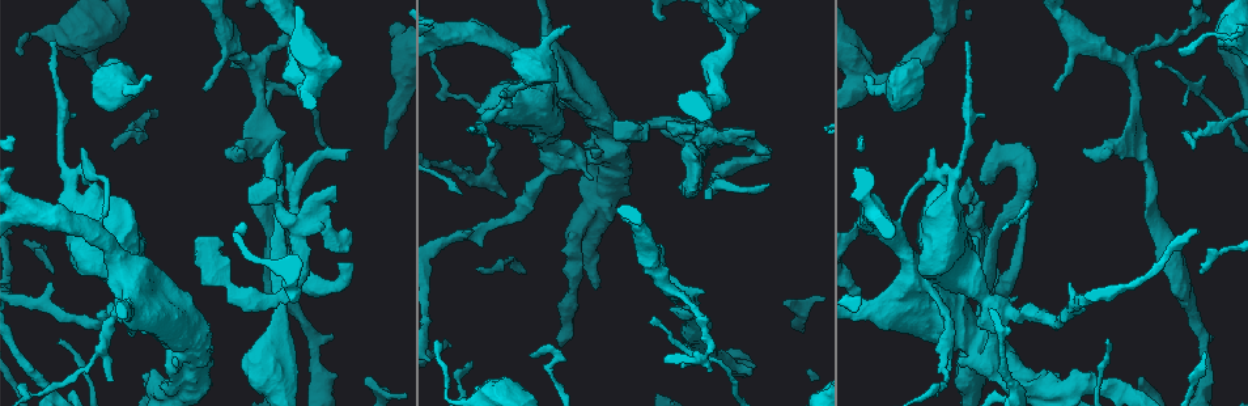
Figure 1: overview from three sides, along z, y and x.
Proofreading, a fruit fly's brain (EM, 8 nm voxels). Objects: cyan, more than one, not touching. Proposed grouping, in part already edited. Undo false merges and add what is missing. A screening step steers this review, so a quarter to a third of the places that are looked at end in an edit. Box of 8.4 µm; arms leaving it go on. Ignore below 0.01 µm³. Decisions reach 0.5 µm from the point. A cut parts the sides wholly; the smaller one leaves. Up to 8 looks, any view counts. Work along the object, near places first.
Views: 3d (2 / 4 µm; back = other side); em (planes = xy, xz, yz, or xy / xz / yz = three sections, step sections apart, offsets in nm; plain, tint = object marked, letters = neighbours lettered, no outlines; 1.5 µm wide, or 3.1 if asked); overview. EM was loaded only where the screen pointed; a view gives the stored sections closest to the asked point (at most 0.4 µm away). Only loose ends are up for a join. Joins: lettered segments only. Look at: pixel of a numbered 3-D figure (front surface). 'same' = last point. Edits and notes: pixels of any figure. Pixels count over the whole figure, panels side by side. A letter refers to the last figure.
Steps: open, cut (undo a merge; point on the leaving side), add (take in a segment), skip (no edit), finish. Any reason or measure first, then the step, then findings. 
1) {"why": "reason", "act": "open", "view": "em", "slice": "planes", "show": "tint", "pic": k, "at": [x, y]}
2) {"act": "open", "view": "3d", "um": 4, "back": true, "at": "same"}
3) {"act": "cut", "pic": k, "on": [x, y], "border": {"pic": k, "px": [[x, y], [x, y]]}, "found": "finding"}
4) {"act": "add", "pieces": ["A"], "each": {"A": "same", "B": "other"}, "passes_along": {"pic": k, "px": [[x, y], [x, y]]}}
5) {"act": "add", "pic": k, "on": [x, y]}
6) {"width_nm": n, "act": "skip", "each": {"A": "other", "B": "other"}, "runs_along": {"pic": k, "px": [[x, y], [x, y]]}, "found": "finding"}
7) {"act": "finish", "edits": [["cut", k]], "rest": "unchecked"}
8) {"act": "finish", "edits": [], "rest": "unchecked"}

{"why": "branch stops here", "act": "open", "view": "3d", "um": 2, "pic": 1, "at": [333, 337]}

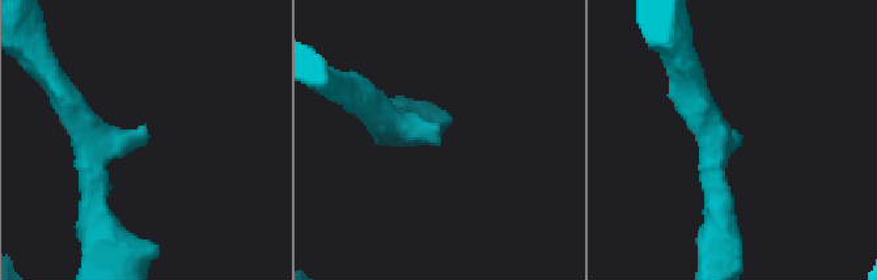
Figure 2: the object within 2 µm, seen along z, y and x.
{"arm_widths_nm": [220, 240], "why": "shape alone is not enough", "act": "open", "view": "em", "slice": "planes", "show": "tint", "pic": 2, "at": [146, 132]}

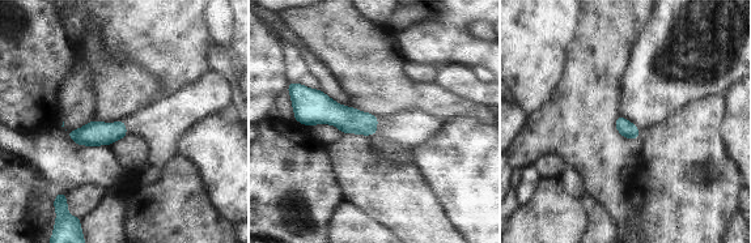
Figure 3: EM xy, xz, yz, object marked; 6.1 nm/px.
{"why": "what lies round it", "act": "open", "view": "em", "slice": "planes", "show": "letters", "at": "same"}

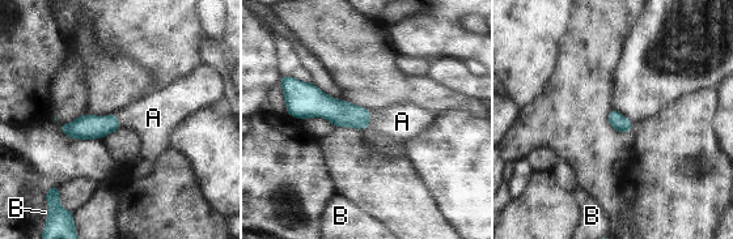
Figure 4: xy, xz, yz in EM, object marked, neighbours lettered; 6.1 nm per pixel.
{"act": "add", "pieces": ["A"], "each": {"A": "same", "B": "other"}, "passes_along": {"pic": 4, "px": [[339, 112], [368, 119], [402, 122]]}, "found": "the cell continues"}

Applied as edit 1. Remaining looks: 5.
{"act": "open", "view": "overview"}

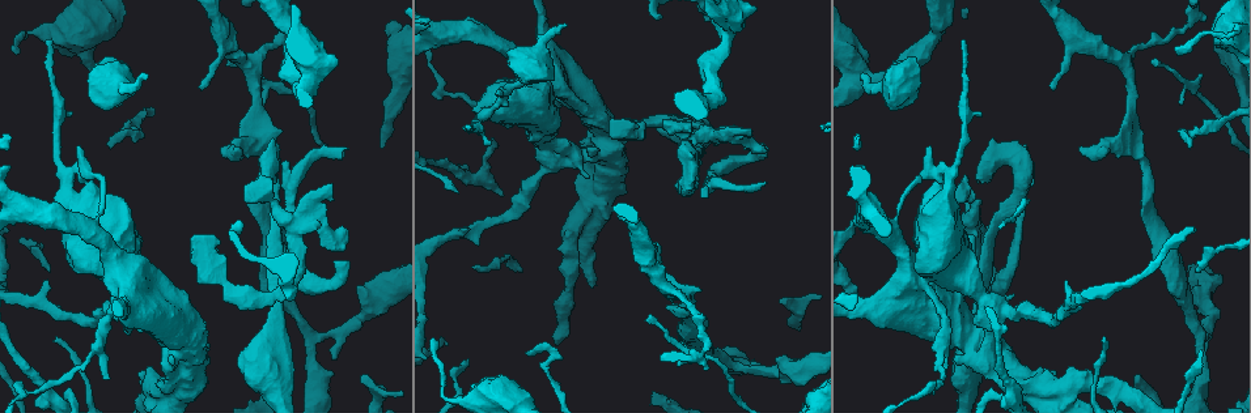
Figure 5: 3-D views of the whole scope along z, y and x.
{"why": "thick turns thin", "act": "open", "view": "em", "slice": "xz", "step": 4, "show": "tint", "pic": 5, "at": [27, 33]}

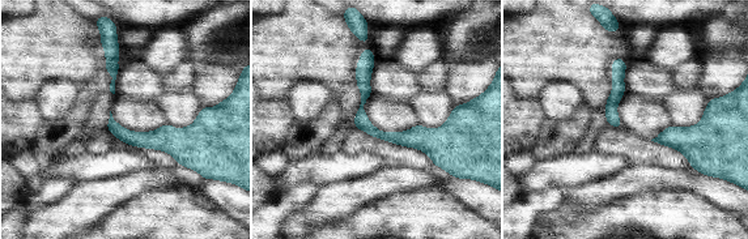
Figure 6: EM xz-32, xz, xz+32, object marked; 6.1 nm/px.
{"act": "open", "view": "em", "slice": "xz", "step": 4, "show": "letters", "at": "same"}

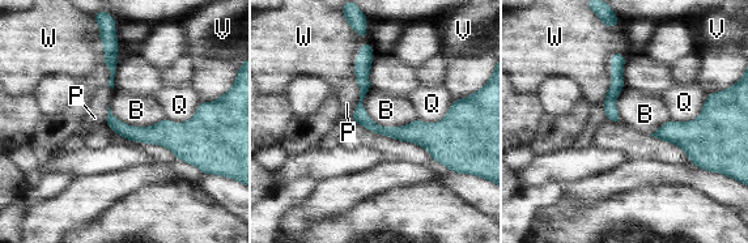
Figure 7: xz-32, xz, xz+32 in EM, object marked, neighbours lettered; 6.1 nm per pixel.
{"act": "skip", "each": {"B": "other", "P": "other", "Q": "other", "V": "other", "W": "other"}, "border": {"pic": 7, "px": [[361, 99], [379, 126], [416, 119]]}, "found": "one cell here"}

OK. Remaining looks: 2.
{"why": "free end", "act": "open", "view": "em", "slice": "planes", "show": "letters", "pic": 5, "at": [860, 74]}

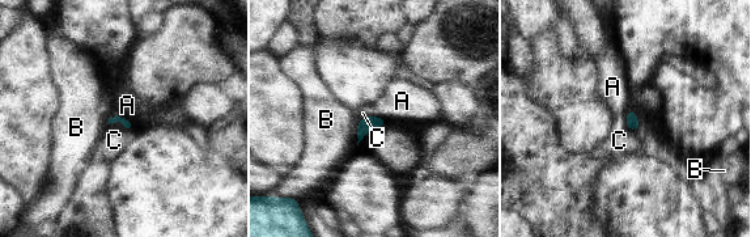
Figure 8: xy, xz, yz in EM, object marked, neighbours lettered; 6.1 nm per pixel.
{"act": "add", "pieces": ["C"], "each": {"A": "other", "B": "other", "C": "same"}, "passes_along": {"pic": 8, "px": [[127, 123], [121, 121], [114, 140]]}, "found": "it goes on there"}

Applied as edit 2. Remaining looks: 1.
{"act": "finish", "edits": [["add", 4], ["add", 8]], "rest": "unchecked"}

